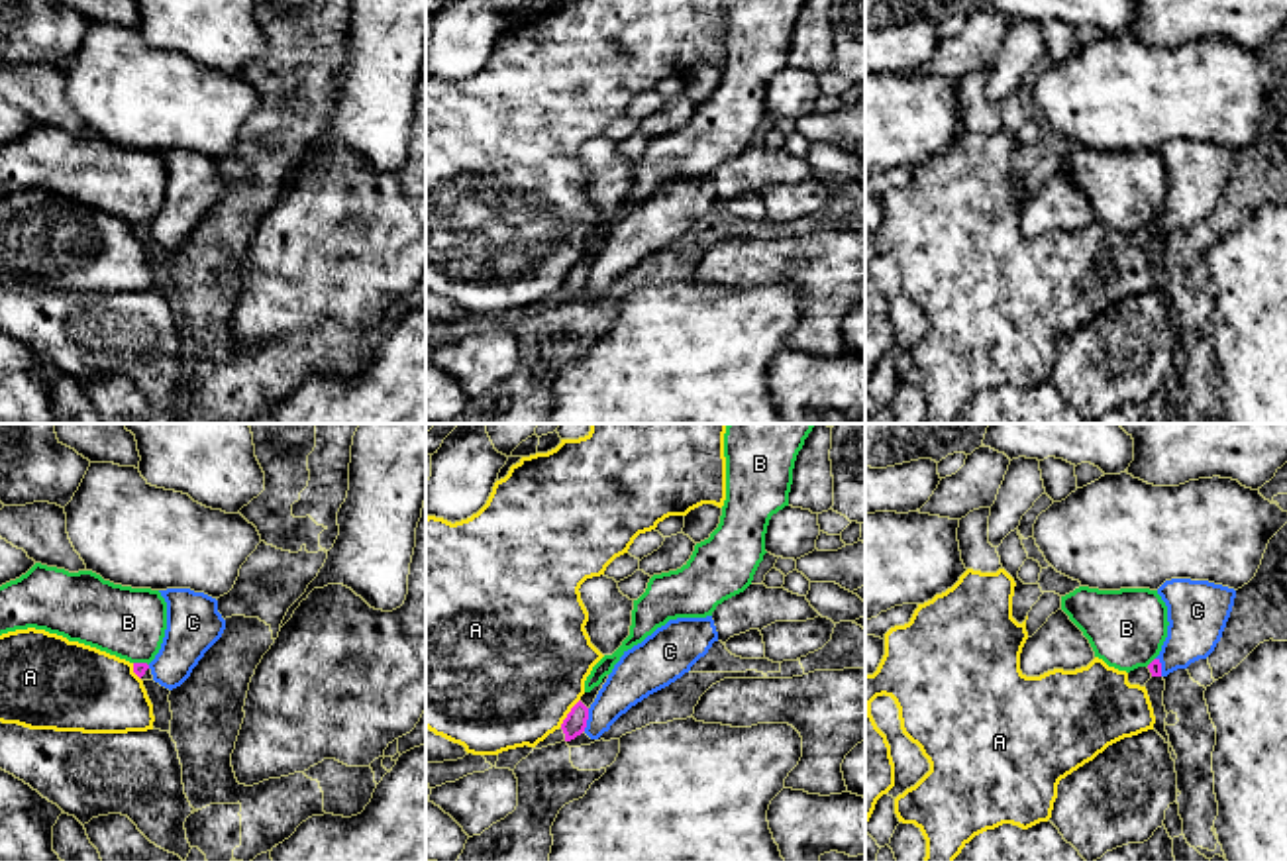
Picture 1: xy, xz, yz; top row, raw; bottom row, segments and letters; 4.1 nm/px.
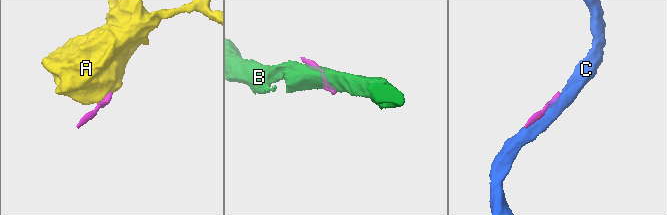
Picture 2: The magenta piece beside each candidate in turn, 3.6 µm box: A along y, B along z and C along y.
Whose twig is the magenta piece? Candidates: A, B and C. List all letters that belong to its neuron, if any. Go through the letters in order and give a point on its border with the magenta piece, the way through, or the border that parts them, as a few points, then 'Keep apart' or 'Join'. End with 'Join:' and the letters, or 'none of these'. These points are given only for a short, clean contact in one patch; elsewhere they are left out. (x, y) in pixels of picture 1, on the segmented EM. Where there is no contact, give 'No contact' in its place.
A: Touches magenta at xz (569, 712). Boundary: xz (579, 699), (560, 726). Keep apart
B: Touches magenta at xy (142, 663). Boundary: xy (134, 661), (148, 665). Keep apart
C: Touches magenta at xz (587, 718). Keep apart
Join: none of these

